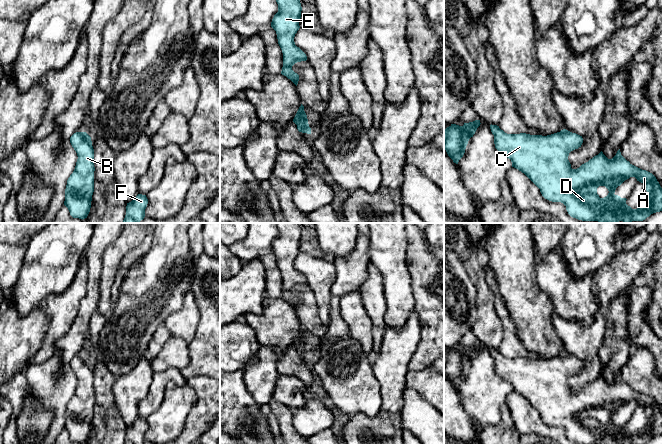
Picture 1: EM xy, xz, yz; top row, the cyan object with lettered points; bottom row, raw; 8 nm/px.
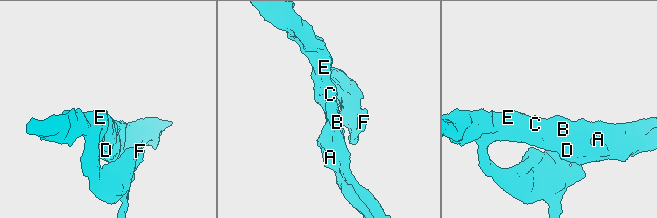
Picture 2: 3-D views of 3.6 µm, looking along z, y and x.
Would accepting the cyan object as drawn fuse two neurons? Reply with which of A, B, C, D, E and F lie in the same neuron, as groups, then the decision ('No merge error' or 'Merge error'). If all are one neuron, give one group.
Groups: A B C D E F. No merge error

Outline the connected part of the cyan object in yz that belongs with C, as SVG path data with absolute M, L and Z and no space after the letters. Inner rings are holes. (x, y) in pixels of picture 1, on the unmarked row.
M490 349L494 359L495 372L512 386L512 391L524 397L539 413L542 420L552 426L561 426L566 430L568 438L578 444L645 444L651 438L662 435L662 412L656 401L627 385L617 375L612 383L608 383L601 375L577 393L572 393L568 384L569 377L581 371L582 360L566 353L542 360L526 357L507 358L497 349ZM635 401L644 407L647 415L646 425L637 433L626 428L626 422L615 419L615 414L625 404ZM605 410L609 417L600 422L597 412Z

